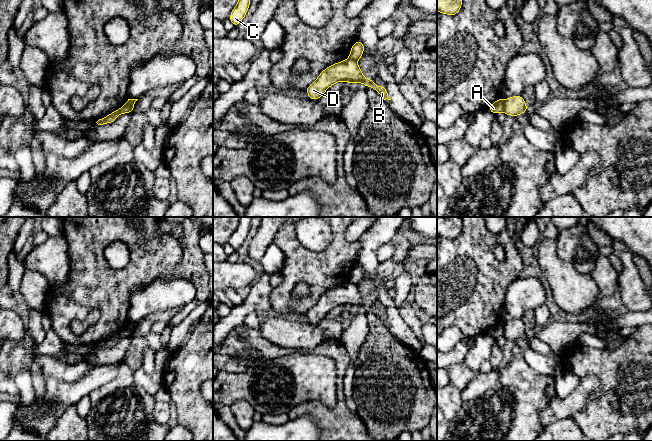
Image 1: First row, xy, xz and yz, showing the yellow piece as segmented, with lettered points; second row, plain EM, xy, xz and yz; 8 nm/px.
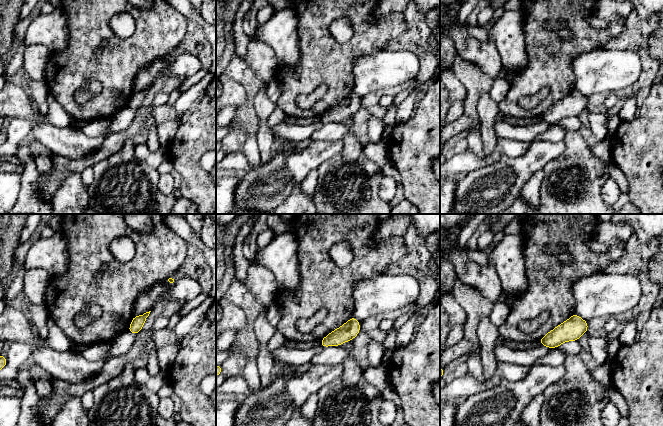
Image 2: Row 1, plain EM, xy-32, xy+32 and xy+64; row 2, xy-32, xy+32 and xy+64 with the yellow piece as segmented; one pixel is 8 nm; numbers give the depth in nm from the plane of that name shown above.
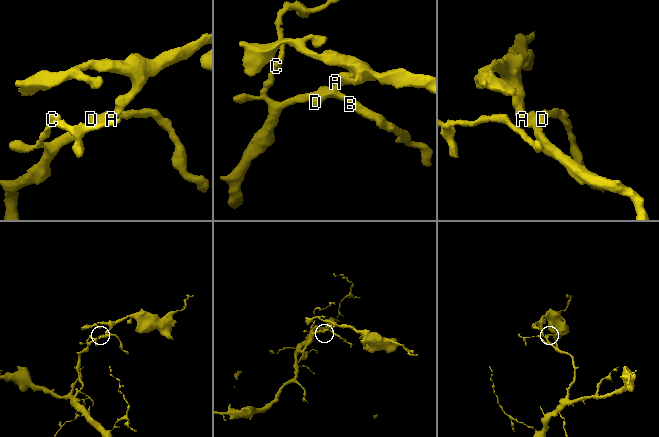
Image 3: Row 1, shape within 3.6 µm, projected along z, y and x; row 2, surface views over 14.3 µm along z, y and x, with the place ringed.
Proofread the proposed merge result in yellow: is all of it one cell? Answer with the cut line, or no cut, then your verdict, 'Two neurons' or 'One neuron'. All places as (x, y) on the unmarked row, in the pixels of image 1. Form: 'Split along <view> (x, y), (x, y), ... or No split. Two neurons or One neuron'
Split along yz (505, 324), (503, 335). Two neurons

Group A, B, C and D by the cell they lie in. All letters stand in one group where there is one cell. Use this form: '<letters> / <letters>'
A / B C D

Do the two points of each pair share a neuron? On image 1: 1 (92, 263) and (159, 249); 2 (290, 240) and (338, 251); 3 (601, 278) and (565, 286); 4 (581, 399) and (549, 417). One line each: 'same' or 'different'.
1: same
2: same
3: different
4: same

